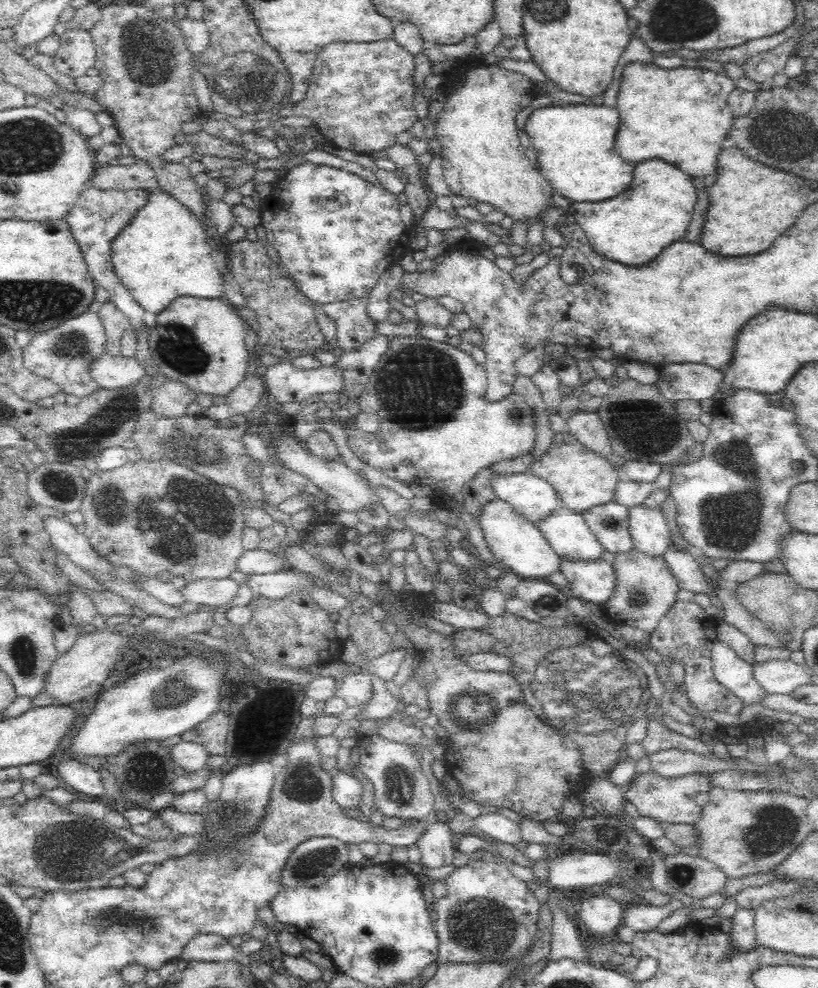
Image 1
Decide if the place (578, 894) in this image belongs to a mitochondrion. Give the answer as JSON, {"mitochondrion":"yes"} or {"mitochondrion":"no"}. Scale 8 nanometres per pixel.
{"mitochondrion":"no"}

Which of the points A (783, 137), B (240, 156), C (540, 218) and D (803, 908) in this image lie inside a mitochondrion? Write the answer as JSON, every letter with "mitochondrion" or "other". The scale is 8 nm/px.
{"A":"mitochondrion","B":"other","C":"other","D":"other"}

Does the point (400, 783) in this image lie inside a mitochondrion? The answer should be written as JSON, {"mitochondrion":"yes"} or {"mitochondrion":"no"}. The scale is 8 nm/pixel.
{"mitochondrion":"yes"}

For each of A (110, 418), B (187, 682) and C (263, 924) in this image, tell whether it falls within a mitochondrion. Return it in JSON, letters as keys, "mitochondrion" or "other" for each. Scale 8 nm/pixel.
{"A":"mitochondrion","B":"mitochondrion","C":"other"}

